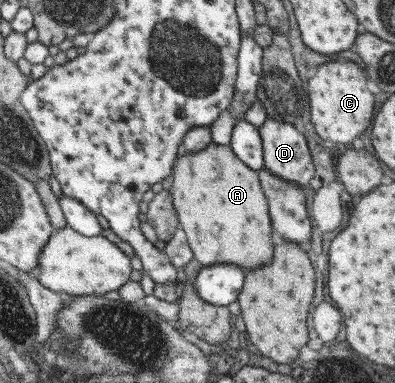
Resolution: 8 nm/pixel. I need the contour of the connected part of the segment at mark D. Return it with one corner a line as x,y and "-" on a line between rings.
266,118
258,129
263,146
264,167
277,177
296,183
303,190
306,190
309,179
313,177
314,169
303,135
293,128
292,122
275,118

